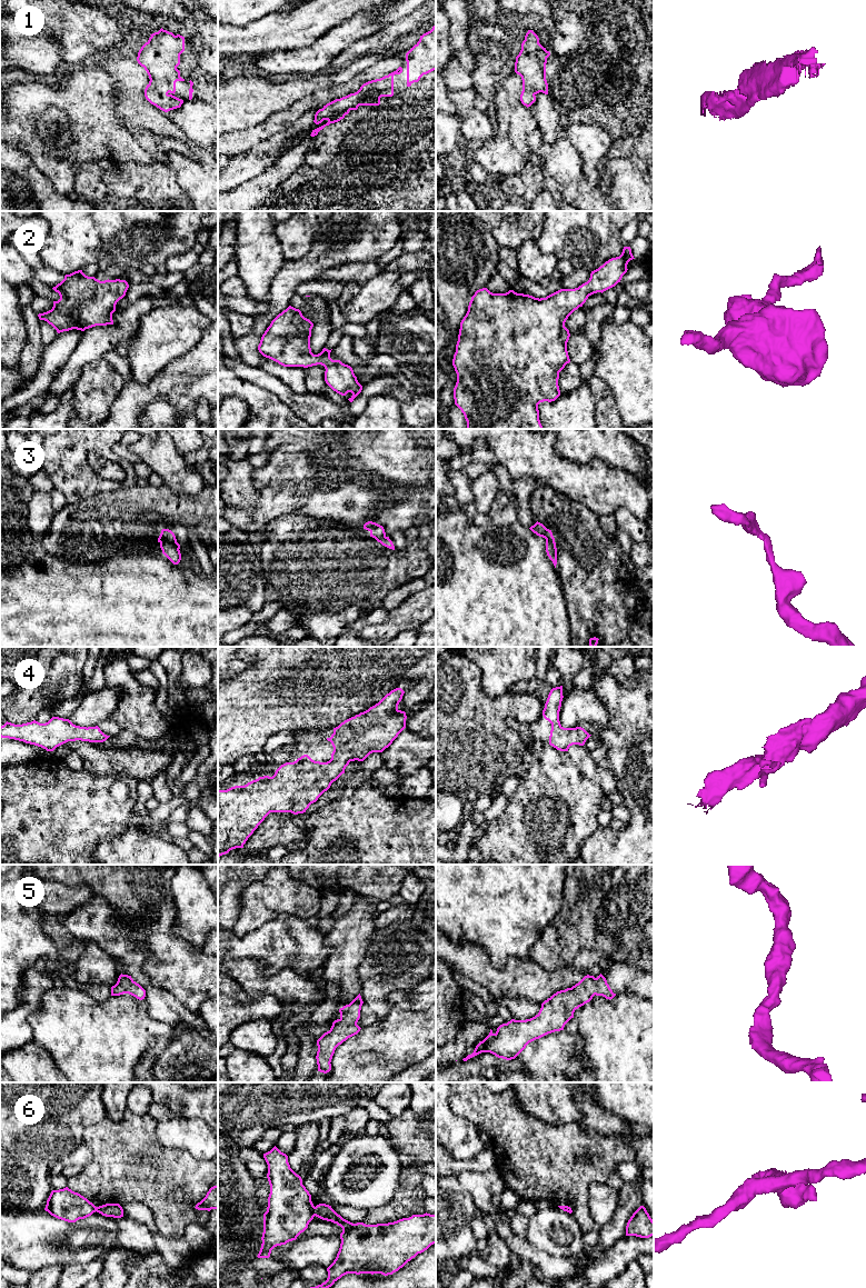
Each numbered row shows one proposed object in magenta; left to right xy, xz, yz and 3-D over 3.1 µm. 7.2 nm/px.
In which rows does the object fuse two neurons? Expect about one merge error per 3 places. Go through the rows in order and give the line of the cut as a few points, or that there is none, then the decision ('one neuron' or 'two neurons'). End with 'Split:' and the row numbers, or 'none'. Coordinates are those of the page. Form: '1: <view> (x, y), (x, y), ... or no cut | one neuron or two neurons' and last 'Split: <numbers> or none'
1: no cut | one neuron
2: no cut | one neuron
3: no cut | one neuron
4: no cut | one neuron
5: no cut | one neuron
6: xz (314, 1207), (315, 1215) | two neurons
Split: 6

